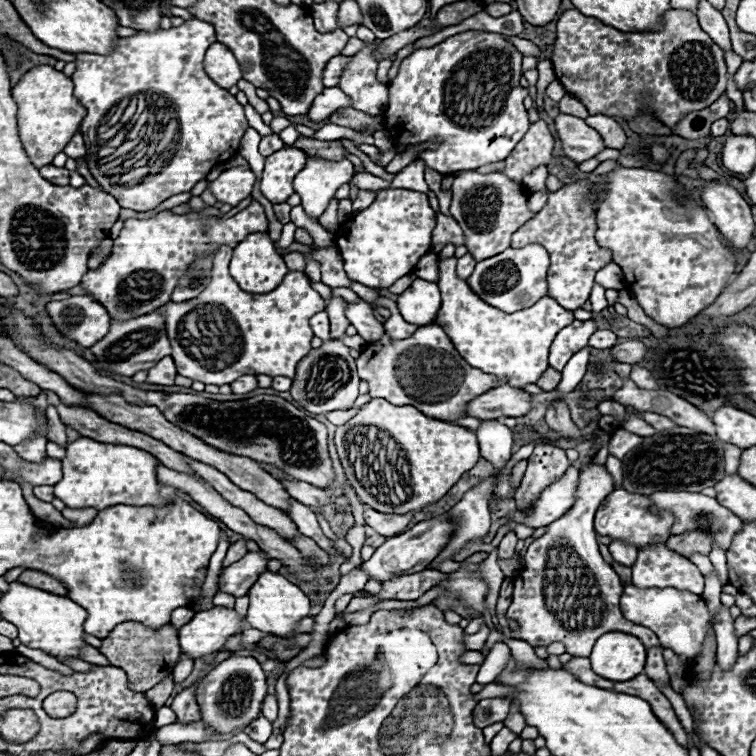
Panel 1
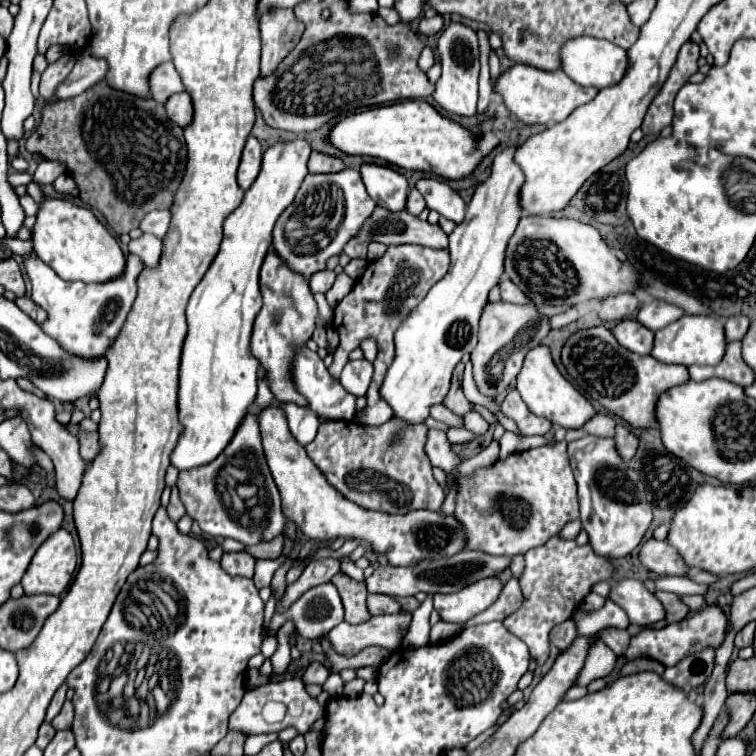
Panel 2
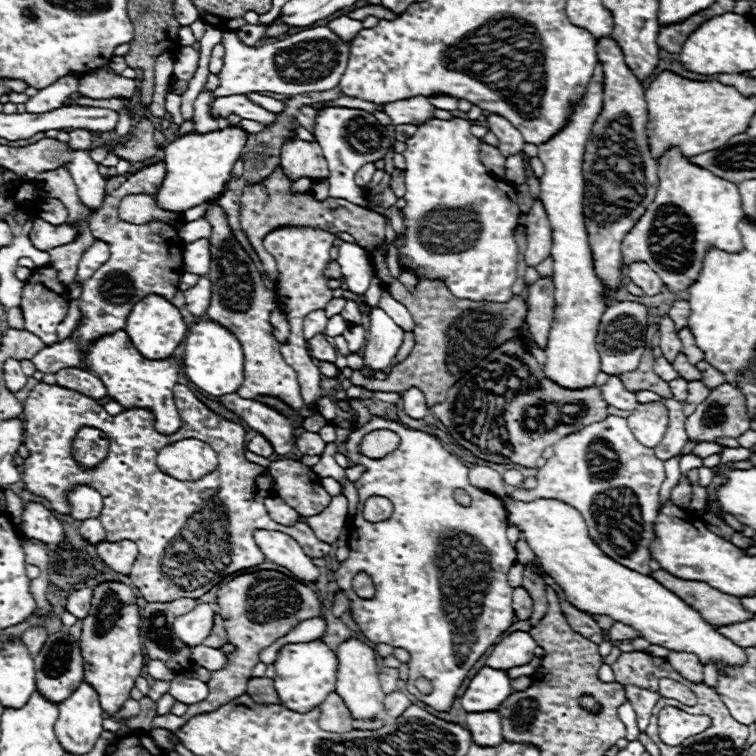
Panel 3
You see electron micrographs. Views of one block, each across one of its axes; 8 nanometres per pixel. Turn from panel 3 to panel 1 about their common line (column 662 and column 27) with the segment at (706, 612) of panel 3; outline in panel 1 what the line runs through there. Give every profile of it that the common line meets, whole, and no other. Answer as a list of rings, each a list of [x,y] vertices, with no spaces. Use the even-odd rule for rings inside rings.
[[[24,570],[24,572],[18,576],[16,582],[22,582],[22,584],[26,584],[26,586],[32,586],[32,588],[38,588],[38,590],[44,590],[44,592],[50,592],[50,594],[66,596],[64,586],[62,586],[56,578],[52,578],[52,576],[48,576],[48,574],[40,574],[40,572],[36,572],[36,570]]]

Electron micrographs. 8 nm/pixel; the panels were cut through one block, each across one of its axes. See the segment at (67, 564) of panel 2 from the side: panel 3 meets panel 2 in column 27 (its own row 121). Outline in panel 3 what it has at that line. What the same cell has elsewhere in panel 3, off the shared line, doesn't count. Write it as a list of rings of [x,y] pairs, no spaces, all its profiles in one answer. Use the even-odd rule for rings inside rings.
[[[598,64],[594,68],[594,76],[588,82],[586,88],[586,98],[570,118],[570,126],[562,130],[562,134],[556,134],[550,142],[538,146],[538,158],[544,162],[544,176],[540,176],[540,198],[546,210],[546,216],[550,218],[552,226],[552,258],[554,258],[554,286],[556,286],[556,306],[554,306],[554,324],[548,334],[548,344],[546,344],[546,366],[544,374],[558,386],[566,390],[580,390],[580,388],[590,388],[596,382],[596,376],[600,374],[600,358],[596,350],[596,334],[598,334],[598,322],[602,316],[602,310],[606,310],[606,304],[602,302],[602,292],[604,286],[596,278],[592,270],[592,252],[588,246],[588,234],[584,226],[584,214],[582,214],[582,198],[584,198],[584,178],[582,178],[582,156],[584,156],[584,144],[590,136],[592,124],[598,118],[602,110],[602,94],[604,94],[604,72],[602,66]]]

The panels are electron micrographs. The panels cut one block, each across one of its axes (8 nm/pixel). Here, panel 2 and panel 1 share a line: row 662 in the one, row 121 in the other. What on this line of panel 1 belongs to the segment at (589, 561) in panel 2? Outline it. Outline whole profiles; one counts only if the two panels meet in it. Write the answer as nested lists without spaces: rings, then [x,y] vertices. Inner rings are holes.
[[[538,120],[528,128],[528,132],[516,144],[512,154],[504,160],[506,166],[500,172],[516,182],[522,182],[522,178],[536,166],[548,164],[552,160],[552,148],[554,138],[544,120]]]

